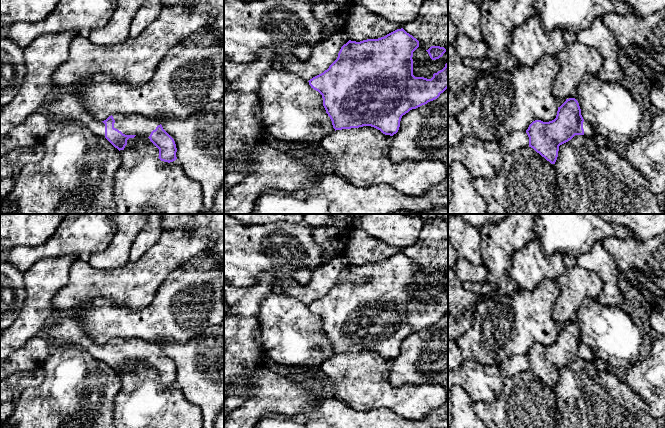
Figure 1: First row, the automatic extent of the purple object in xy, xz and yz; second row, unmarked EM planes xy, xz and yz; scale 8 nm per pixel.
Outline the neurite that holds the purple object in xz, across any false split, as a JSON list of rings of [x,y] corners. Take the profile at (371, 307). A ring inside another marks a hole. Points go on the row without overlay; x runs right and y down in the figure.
[[[403,252],[397,253],[378,263],[360,266],[349,264],[344,268],[337,283],[323,297],[310,303],[309,309],[323,322],[323,330],[336,354],[371,350],[385,359],[393,360],[400,351],[403,339],[430,325],[437,323],[448,312],[448,287],[433,298],[431,303],[413,299],[413,276],[419,271],[419,265]]]

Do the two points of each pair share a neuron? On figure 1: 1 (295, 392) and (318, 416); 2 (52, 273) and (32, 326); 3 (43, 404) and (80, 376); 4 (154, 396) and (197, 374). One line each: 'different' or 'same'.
1: different
2: same
3: same
4: different

